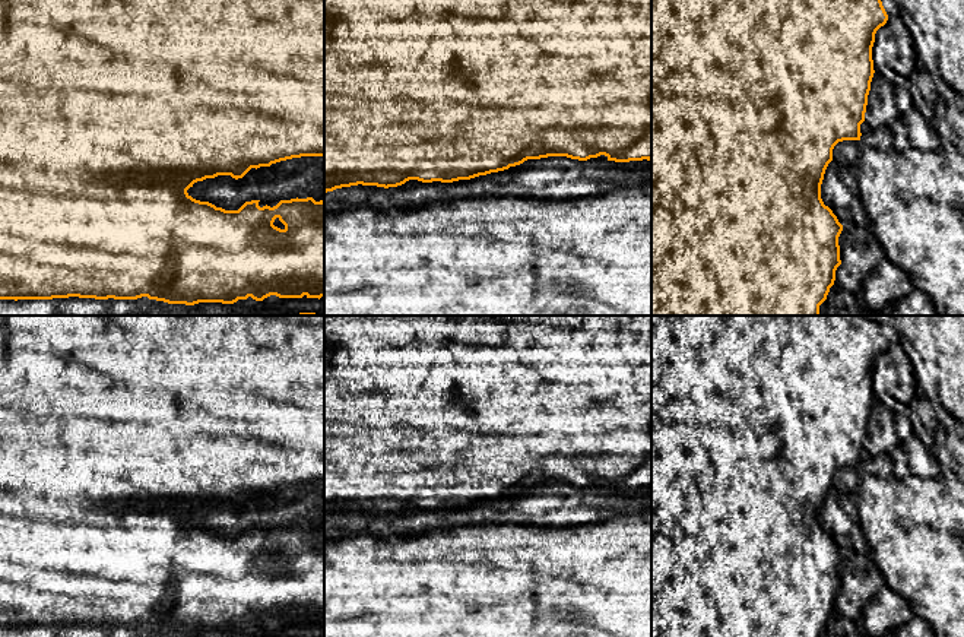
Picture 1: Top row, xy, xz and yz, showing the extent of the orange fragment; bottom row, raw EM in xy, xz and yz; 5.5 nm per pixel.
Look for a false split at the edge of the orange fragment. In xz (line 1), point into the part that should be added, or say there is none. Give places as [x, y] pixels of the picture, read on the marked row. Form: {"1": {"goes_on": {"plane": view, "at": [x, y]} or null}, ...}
{"1": {"goes_on": null}}

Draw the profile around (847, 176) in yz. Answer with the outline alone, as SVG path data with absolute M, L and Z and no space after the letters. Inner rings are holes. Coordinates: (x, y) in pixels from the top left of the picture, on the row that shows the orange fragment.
M831 161L821 184L821 199L843 226L847 224L871 226L871 221L860 202L854 168Z

